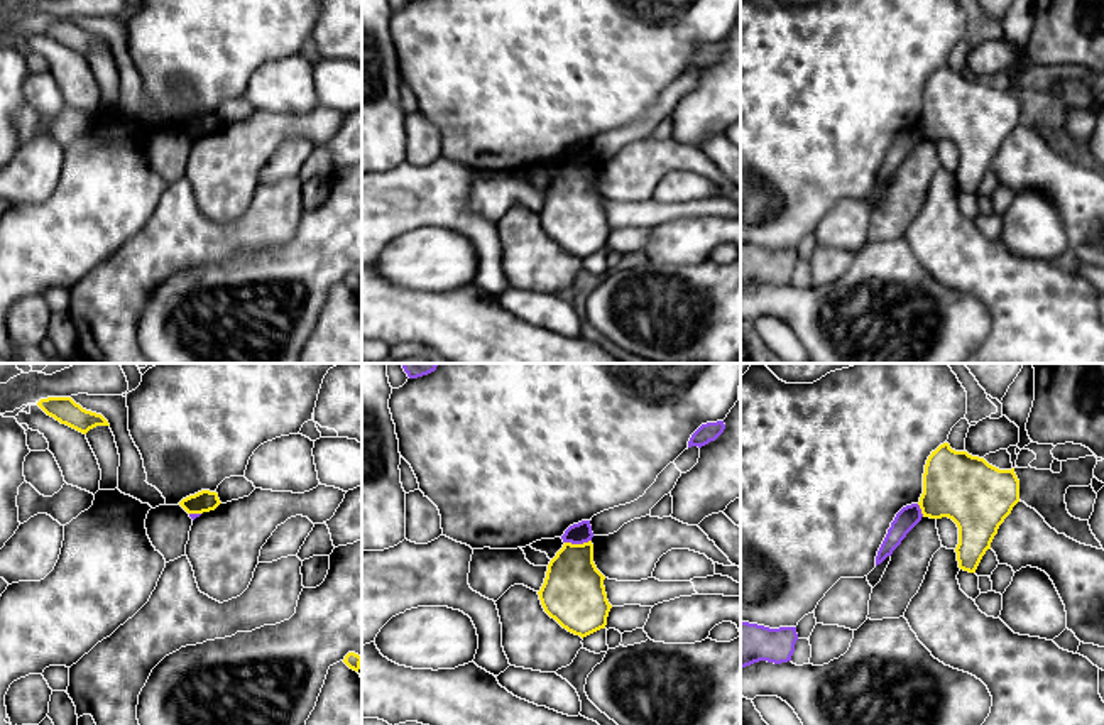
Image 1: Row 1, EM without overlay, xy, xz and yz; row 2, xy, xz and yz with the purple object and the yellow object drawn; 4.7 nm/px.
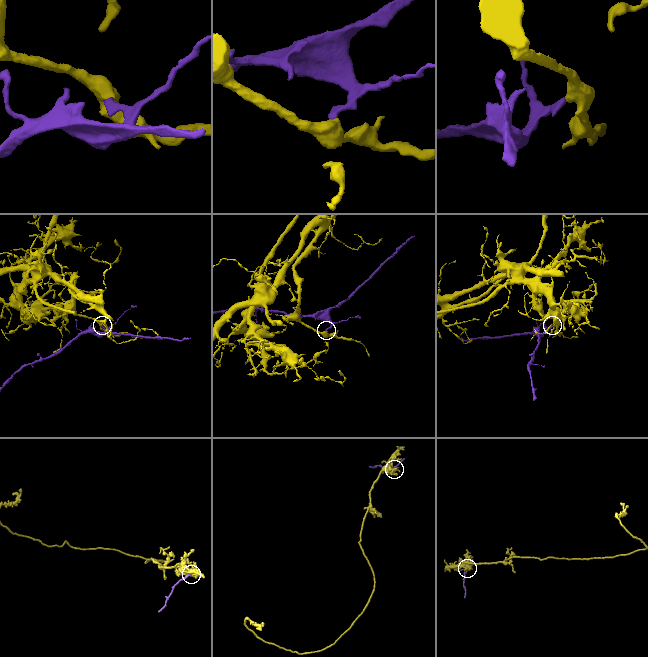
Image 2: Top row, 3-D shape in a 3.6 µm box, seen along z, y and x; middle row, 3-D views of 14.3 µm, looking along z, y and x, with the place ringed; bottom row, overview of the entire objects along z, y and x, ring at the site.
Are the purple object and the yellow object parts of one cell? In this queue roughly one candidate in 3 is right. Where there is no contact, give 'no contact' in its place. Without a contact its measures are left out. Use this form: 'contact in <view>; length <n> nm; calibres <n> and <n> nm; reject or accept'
contact in xz; length 130 nm; calibres 100 and 300 nm; reject

